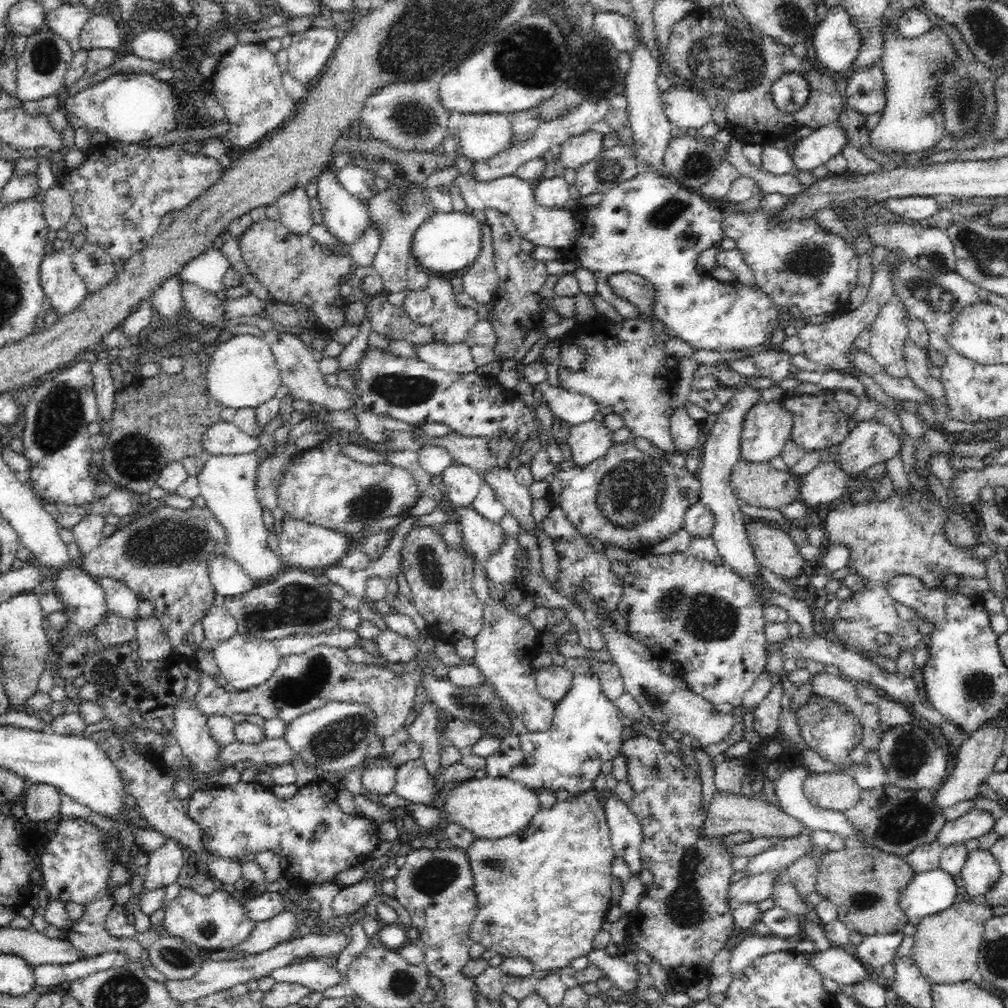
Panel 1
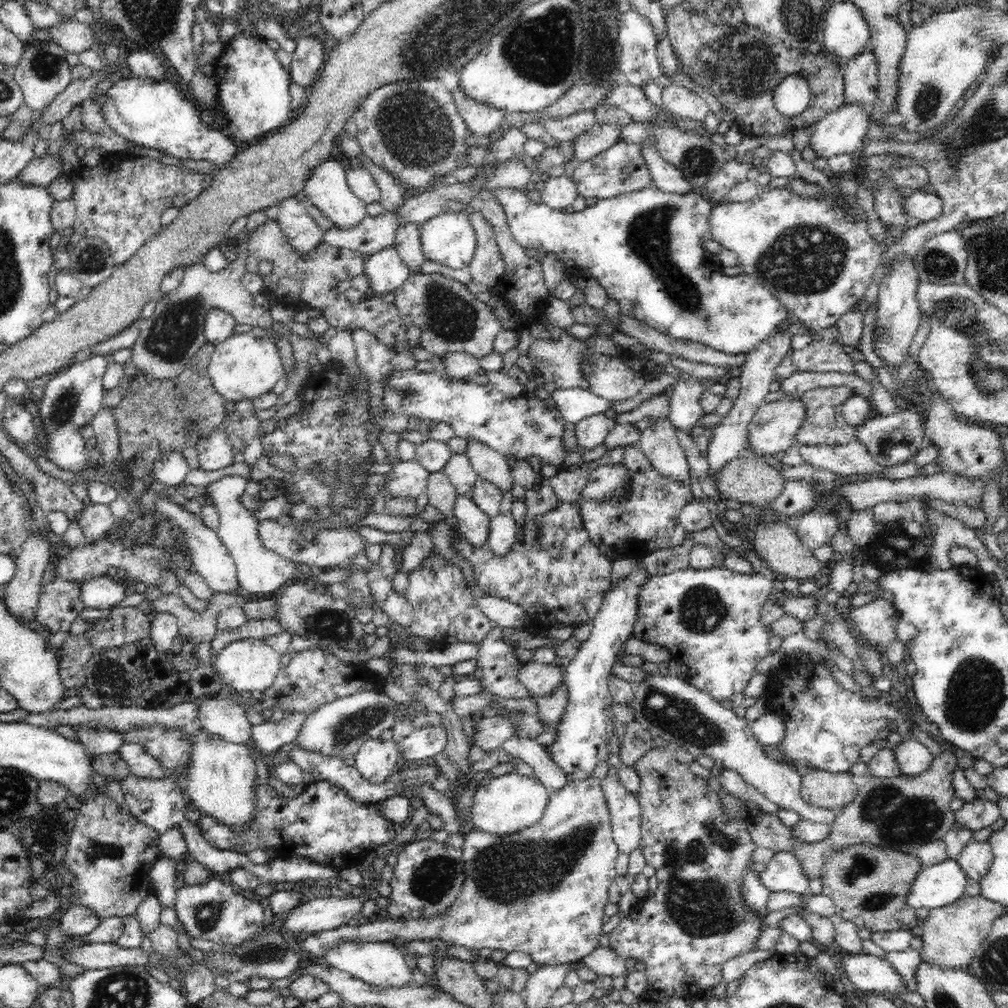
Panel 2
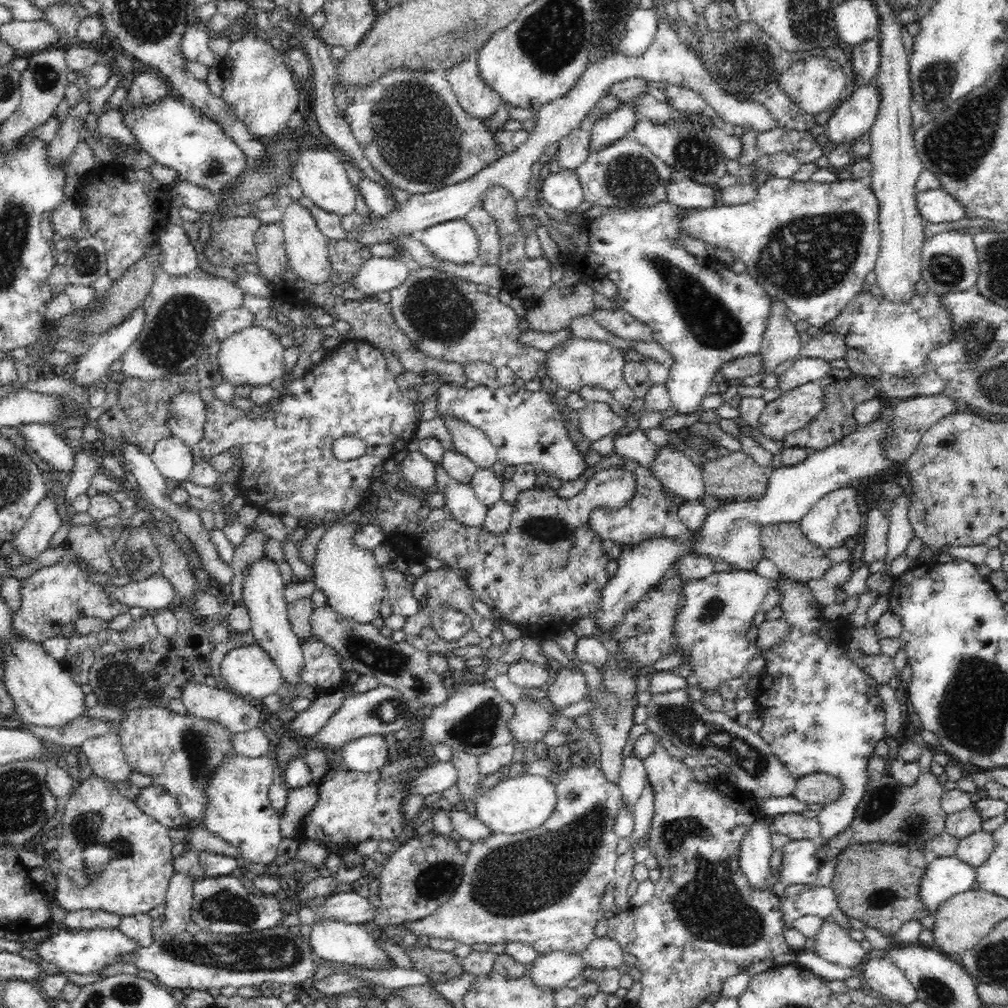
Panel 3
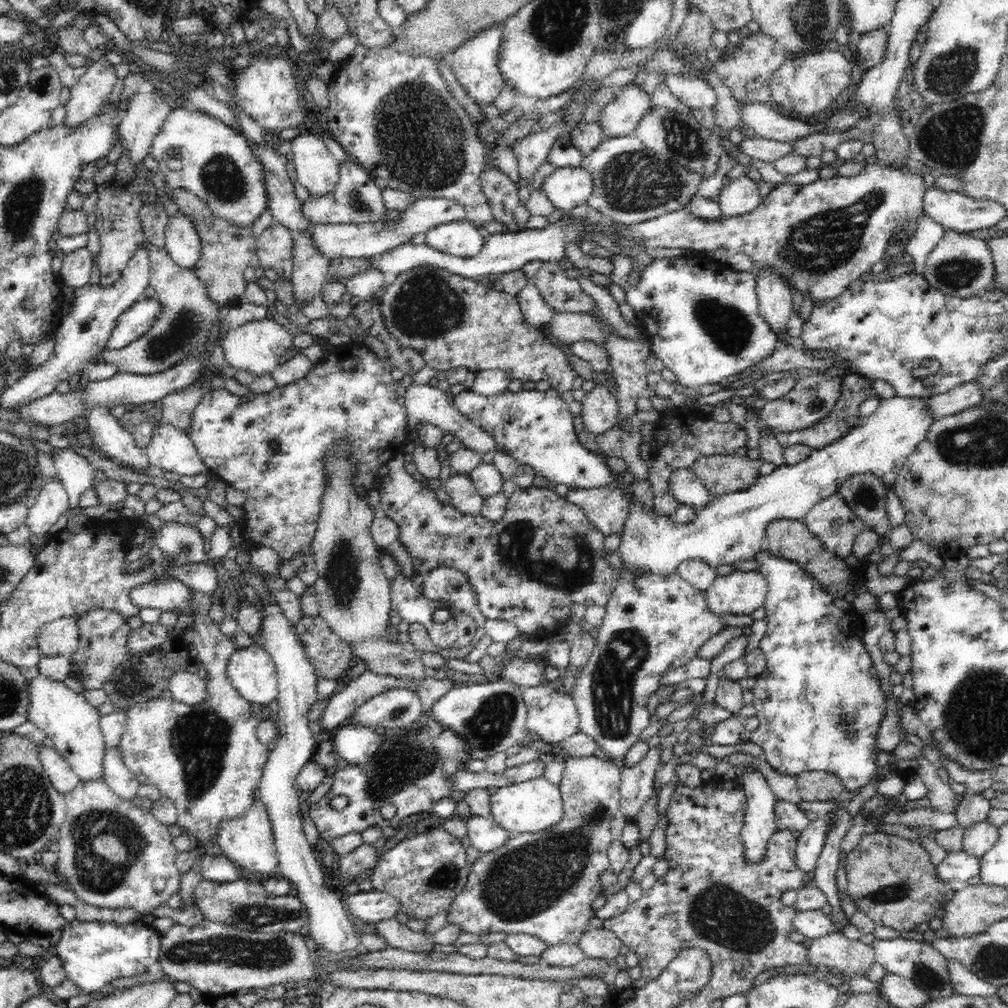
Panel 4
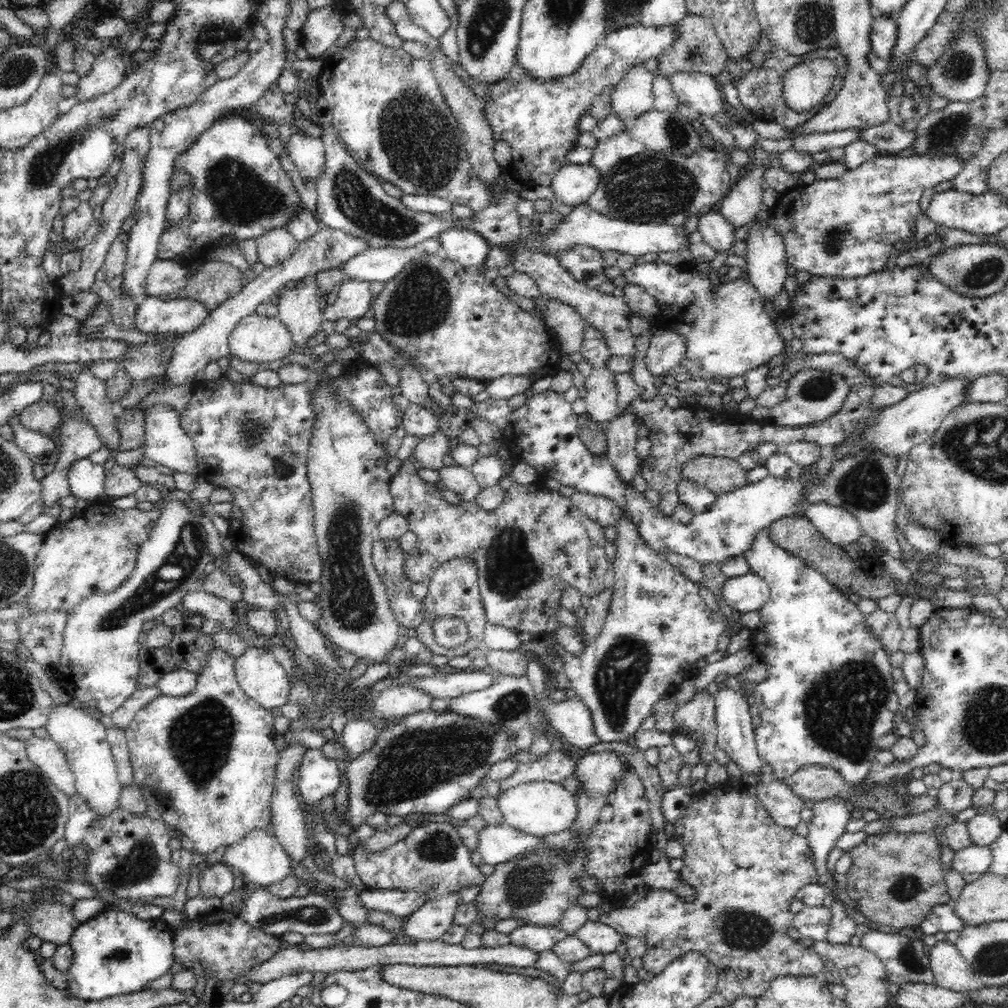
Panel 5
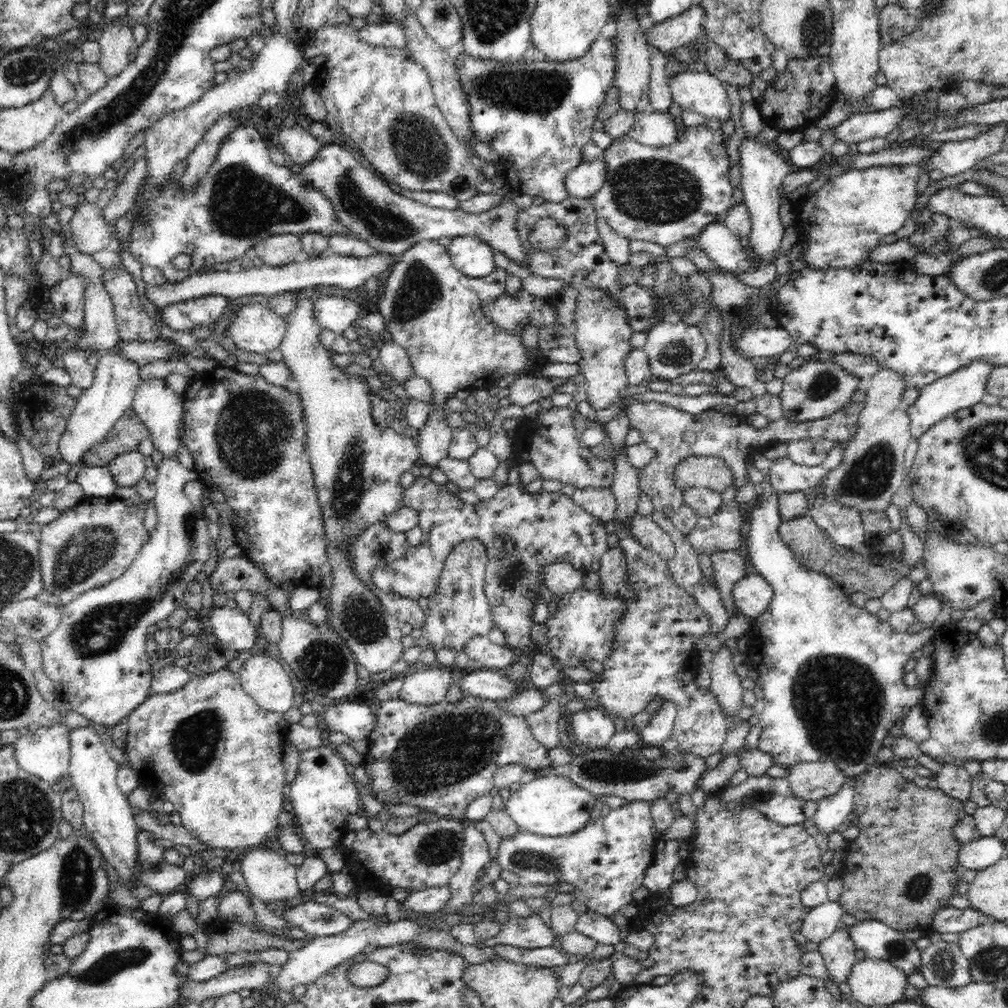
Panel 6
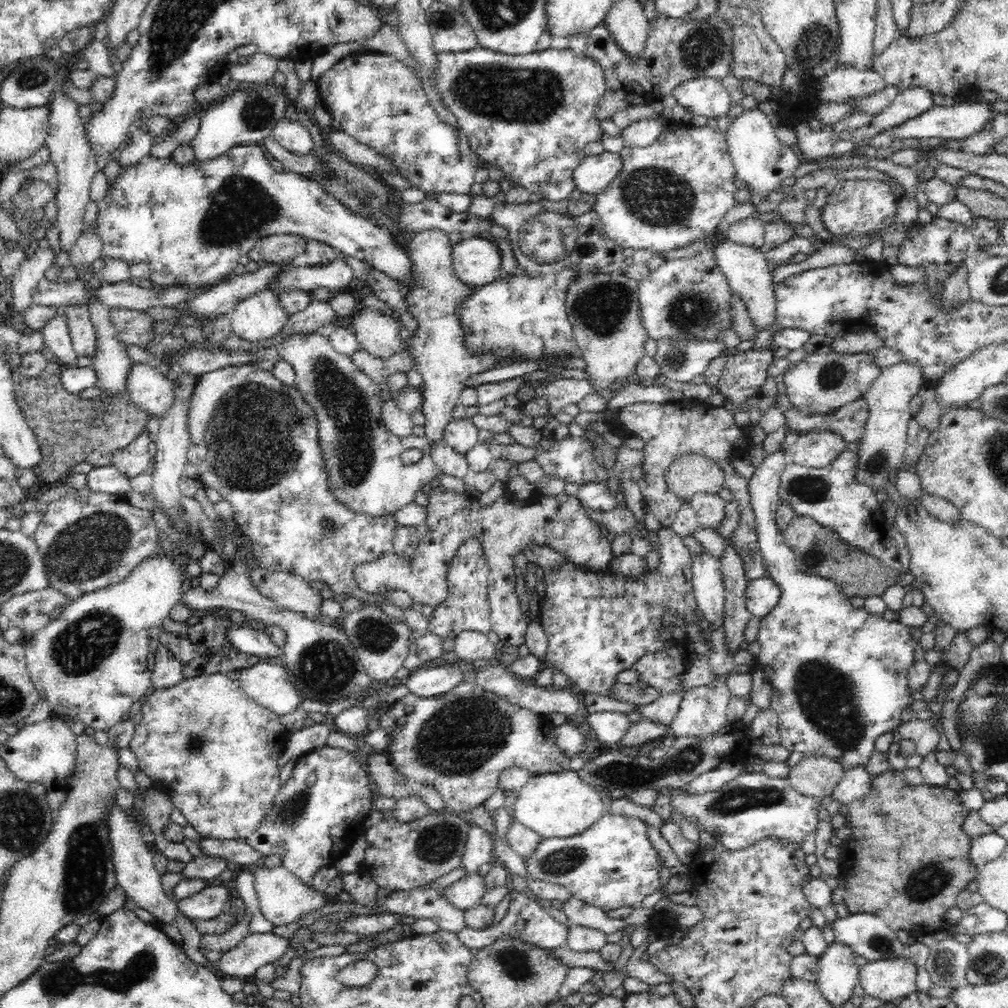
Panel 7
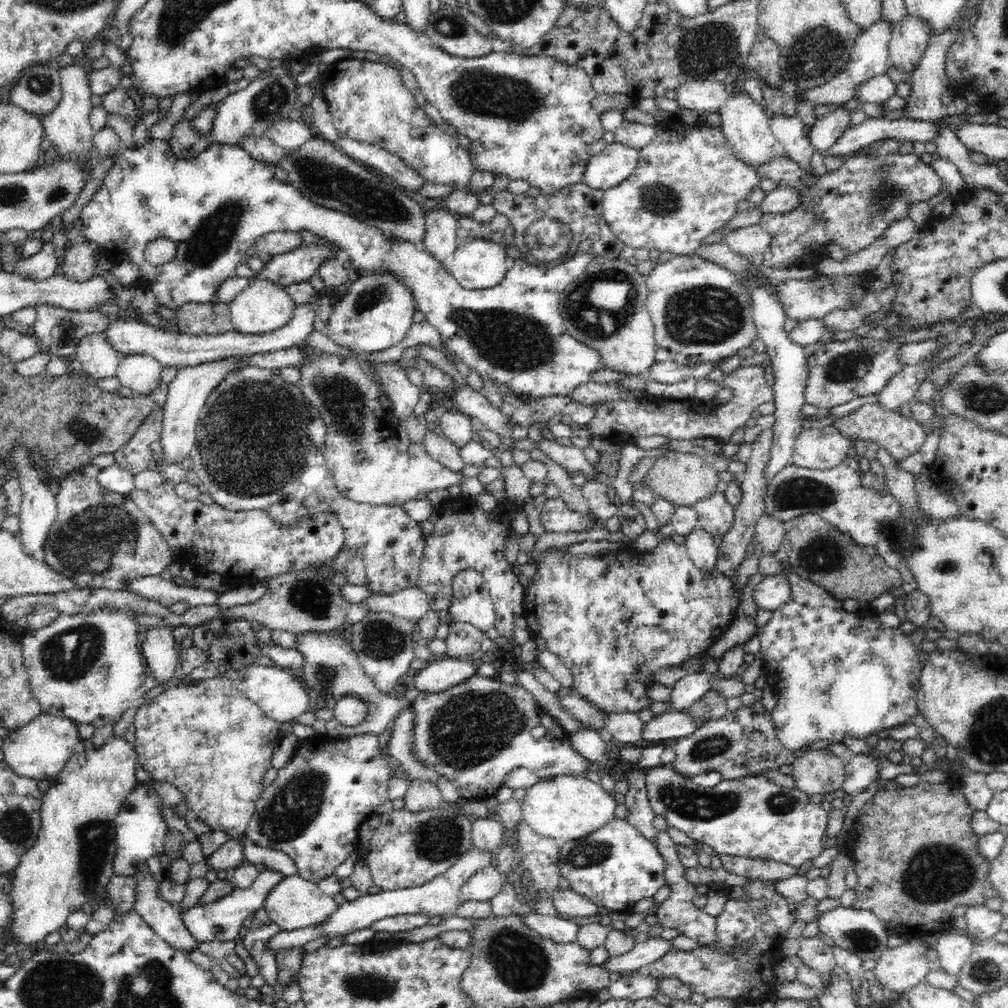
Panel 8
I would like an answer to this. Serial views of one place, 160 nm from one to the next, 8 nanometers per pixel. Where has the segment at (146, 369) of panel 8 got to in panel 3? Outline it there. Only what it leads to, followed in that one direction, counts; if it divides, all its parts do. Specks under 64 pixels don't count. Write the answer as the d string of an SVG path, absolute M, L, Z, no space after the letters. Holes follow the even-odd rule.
M174 436L160 440L151 457L164 478L179 482L189 480L195 456L182 440Z

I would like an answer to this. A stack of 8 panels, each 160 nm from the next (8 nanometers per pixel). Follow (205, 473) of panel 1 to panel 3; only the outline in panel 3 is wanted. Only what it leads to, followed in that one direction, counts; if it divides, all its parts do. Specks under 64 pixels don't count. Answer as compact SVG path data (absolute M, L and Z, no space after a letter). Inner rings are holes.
M268 557L260 558L244 571L242 582L242 604L251 616L251 632L258 646L274 660L282 673L282 682L297 684L301 682L301 668L304 660L302 644L294 634L287 617L287 603L284 599L286 582L280 575L278 562Z

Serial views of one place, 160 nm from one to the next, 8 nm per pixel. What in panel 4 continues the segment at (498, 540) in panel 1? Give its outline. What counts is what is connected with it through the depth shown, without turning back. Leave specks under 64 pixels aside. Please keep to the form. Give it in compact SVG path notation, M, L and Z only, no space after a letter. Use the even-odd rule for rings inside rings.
M451 474L441 486L450 496L450 505L466 515L481 515L484 498L479 495L468 474Z

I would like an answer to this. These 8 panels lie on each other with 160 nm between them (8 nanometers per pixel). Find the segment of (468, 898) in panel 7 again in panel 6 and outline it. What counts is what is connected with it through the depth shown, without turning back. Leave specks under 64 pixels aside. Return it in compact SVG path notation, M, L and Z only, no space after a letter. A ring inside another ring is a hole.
M448 886L413 891L412 894L408 894L404 900L399 902L399 907L415 913L434 913L450 904L449 901L452 898L450 894L452 893Z

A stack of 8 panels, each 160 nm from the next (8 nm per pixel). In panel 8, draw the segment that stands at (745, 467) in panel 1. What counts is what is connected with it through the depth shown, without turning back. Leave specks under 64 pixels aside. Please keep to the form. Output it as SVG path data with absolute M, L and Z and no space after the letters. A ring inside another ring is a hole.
M668 452L656 458L653 466L643 478L642 484L645 488L651 489L655 496L660 496L675 506L694 507L698 502L716 493L716 485L719 482L718 474L718 471L706 459L696 454Z

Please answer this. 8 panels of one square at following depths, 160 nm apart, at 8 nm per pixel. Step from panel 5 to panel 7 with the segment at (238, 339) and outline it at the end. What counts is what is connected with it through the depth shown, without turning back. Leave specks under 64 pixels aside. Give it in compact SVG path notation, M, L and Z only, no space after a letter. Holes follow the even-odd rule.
M264 290L242 299L231 310L232 333L248 342L262 342L278 336L290 315L282 308L278 295Z

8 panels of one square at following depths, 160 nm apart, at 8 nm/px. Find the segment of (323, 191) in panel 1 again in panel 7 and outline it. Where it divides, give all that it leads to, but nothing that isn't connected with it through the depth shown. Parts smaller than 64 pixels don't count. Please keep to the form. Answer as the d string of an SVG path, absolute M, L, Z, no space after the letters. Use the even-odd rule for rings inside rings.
M286 117L276 123L271 134L282 148L294 154L310 154L315 146L306 127L299 121L292 121Z

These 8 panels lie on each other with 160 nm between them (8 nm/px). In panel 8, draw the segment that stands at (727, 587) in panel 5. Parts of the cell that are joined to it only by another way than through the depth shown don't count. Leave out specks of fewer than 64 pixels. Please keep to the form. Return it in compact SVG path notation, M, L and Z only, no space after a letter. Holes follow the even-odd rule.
M768 575L755 586L753 597L758 608L773 611L788 602L790 593L791 586L784 576Z

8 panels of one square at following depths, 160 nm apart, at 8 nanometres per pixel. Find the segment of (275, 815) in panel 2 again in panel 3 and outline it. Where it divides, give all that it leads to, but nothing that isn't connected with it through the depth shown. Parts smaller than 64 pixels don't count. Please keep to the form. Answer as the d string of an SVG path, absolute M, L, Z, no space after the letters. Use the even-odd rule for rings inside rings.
M414 756L414 758L394 758L392 764L386 762L386 766L382 766L380 770L374 772L356 772L355 770L345 769L328 771L328 774L317 784L318 802L314 808L300 822L301 840L320 840L324 842L329 851L335 848L346 847L347 845L358 845L367 840L390 840L396 841L400 836L404 826L408 824L402 816L401 804L404 800L404 792L402 792L402 784L394 782L400 780L402 776L406 778L406 774L412 770L412 766L420 766L422 762L436 762L436 756Z

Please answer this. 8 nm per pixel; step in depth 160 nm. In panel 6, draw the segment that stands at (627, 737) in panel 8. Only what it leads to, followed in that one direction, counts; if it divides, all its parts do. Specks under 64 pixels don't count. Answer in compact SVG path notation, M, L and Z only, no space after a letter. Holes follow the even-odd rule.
M591 704L583 710L572 713L572 734L578 744L584 744L588 750L606 747L616 732L612 716Z

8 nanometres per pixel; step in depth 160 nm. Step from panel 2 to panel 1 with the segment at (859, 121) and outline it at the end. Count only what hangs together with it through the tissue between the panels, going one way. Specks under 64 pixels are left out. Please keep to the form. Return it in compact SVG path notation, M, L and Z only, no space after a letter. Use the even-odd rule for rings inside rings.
M837 122L813 129L810 135L798 140L795 151L791 157L798 172L813 172L814 168L826 165L829 160L836 156L843 148L848 145L846 133L841 129Z

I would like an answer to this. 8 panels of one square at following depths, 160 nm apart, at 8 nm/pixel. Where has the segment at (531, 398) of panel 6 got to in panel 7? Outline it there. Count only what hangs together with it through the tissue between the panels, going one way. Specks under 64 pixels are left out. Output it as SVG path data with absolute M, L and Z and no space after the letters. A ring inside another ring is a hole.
M560 378L553 385L544 386L541 382L533 383L534 399L548 401L548 417L561 412L566 406L576 404L588 395L596 393L594 387L587 380L574 380L574 378Z

